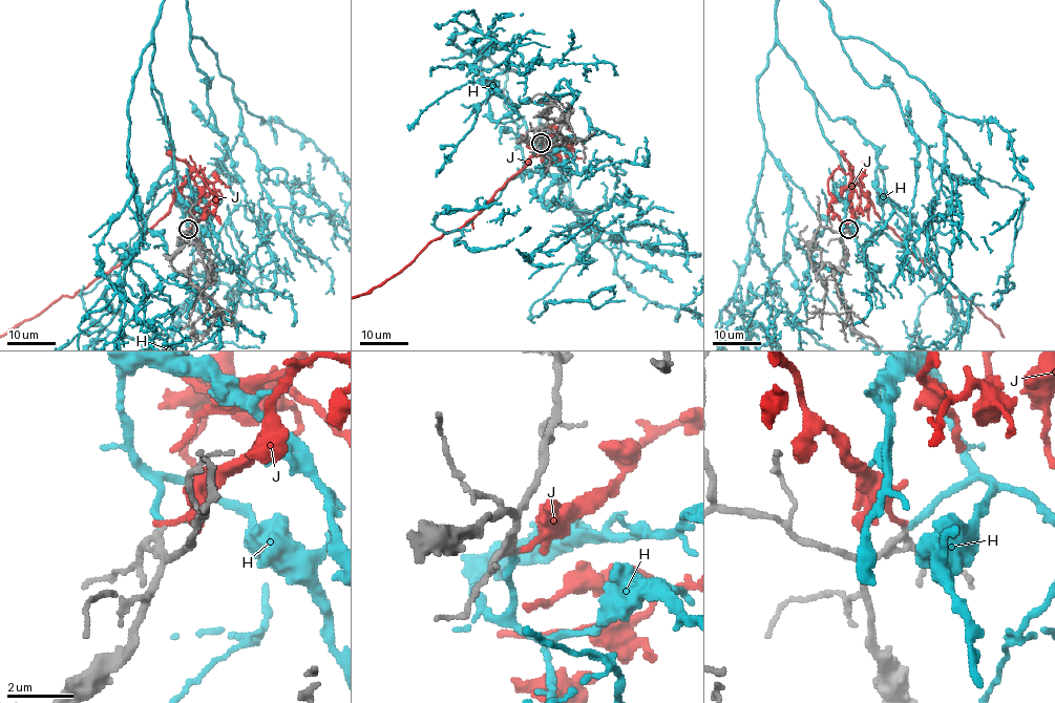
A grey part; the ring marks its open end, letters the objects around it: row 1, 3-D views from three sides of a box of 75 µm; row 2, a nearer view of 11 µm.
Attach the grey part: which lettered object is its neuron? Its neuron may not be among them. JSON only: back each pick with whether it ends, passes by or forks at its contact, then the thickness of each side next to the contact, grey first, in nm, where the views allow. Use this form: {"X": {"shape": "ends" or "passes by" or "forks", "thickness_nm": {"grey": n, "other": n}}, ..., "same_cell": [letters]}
{"H": {"shape": "ends", "thickness_nm": {"grey": 200, "other": 190}}, "same_cell": ["H"]}

